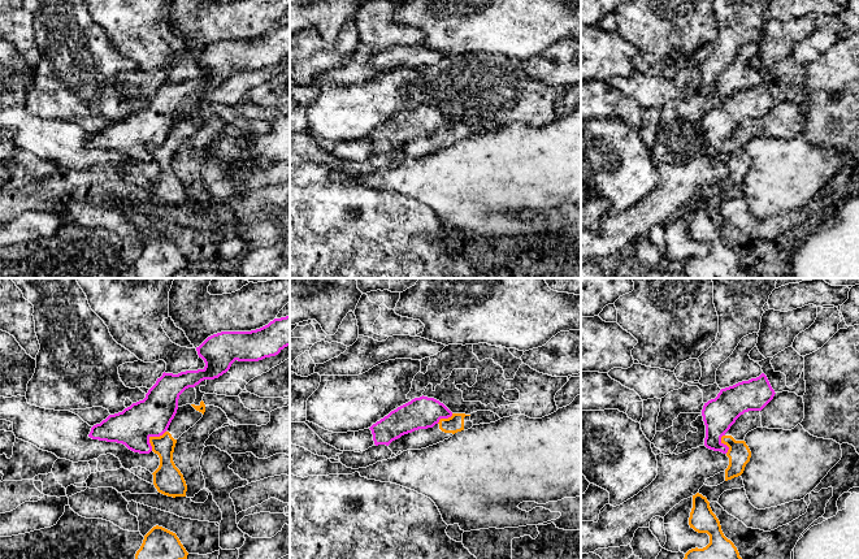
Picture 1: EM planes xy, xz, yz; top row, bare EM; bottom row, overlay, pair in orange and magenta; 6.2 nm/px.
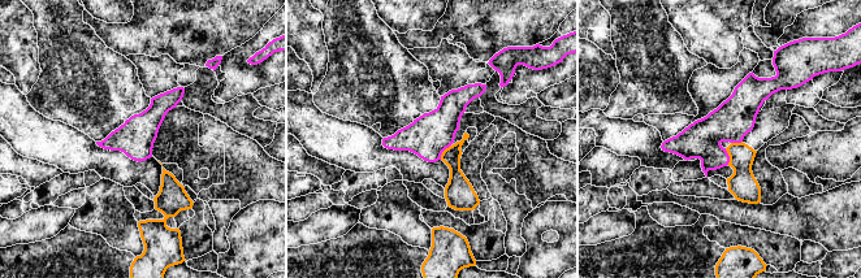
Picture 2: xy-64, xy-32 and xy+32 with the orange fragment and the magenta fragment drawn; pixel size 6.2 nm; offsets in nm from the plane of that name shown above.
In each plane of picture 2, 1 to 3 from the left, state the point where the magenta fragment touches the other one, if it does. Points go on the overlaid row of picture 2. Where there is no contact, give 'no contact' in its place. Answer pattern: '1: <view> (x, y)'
1: no contact
2: xy-32 (442, 152)
3: xy+32 (728, 155)

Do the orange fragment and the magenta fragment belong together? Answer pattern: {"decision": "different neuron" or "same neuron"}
{"decision": "different neuron"}

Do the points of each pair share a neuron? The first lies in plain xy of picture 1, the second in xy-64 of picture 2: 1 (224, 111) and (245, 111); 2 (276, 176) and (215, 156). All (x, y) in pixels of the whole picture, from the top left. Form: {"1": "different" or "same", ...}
{"1": "same", "2": "same"}

